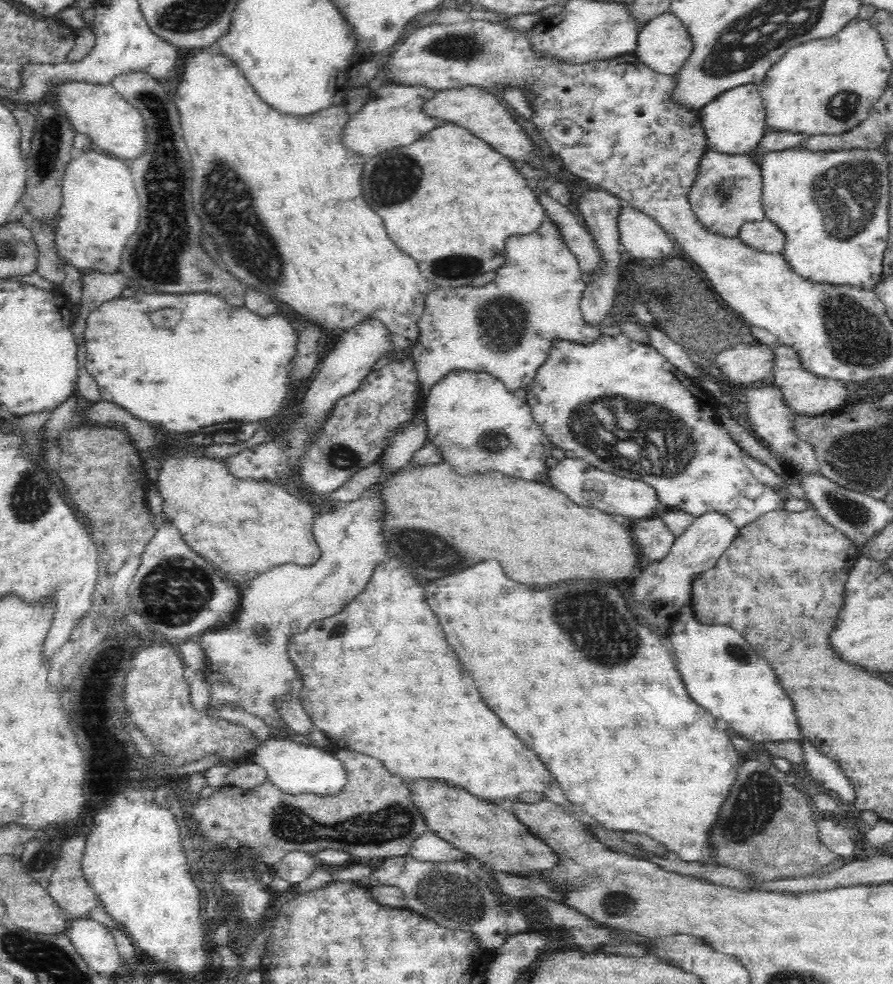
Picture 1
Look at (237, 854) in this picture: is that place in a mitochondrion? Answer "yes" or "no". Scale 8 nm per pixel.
no

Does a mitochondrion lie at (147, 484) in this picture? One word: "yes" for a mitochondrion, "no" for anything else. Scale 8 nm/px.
no

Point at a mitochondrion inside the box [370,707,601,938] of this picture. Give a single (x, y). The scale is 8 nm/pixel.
(449, 896)

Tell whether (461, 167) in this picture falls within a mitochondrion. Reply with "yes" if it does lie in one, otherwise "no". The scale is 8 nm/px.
no

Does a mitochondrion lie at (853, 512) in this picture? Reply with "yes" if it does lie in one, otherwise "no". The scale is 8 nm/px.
yes

